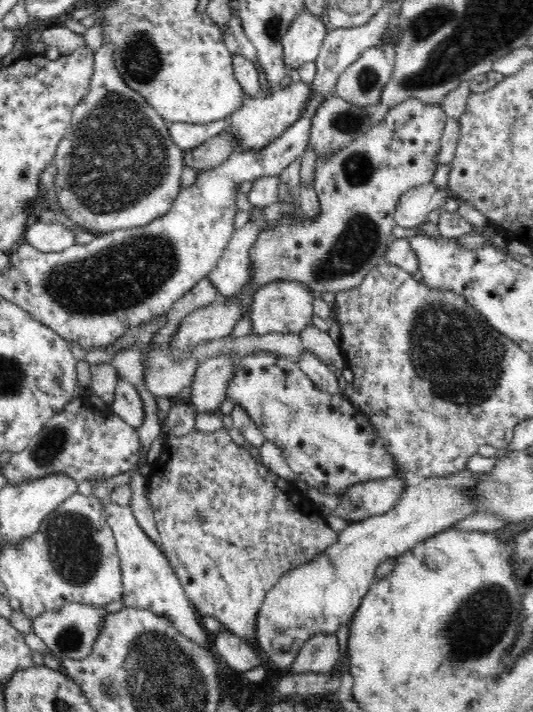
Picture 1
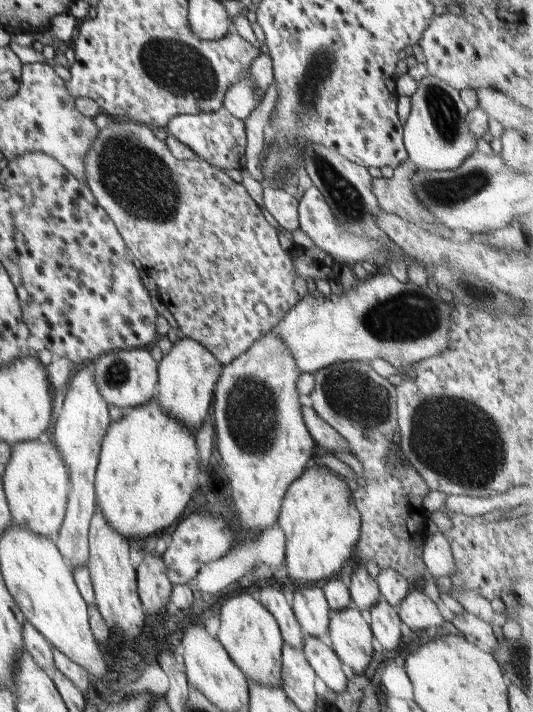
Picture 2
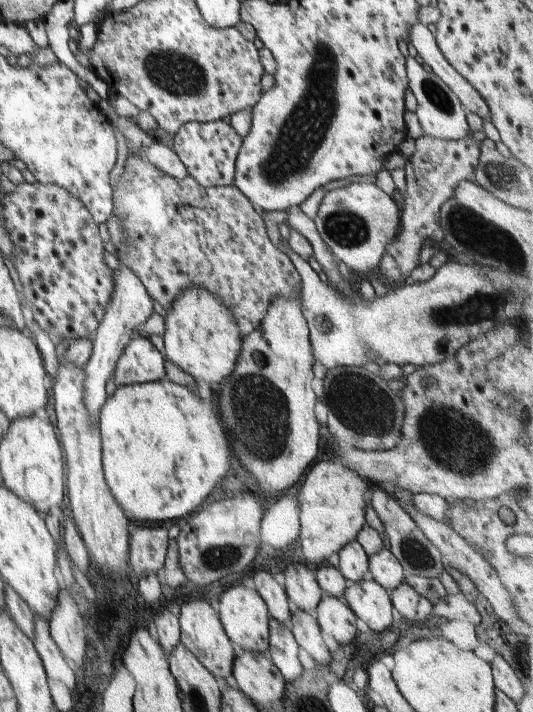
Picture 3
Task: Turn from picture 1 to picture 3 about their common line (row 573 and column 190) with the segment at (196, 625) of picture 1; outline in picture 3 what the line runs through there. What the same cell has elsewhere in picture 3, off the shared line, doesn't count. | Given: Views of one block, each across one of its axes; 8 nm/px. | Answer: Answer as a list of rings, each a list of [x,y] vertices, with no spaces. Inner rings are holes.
[[[224,120],[184,124],[174,137],[174,152],[191,175],[204,188],[234,185],[236,160],[243,137]]]

